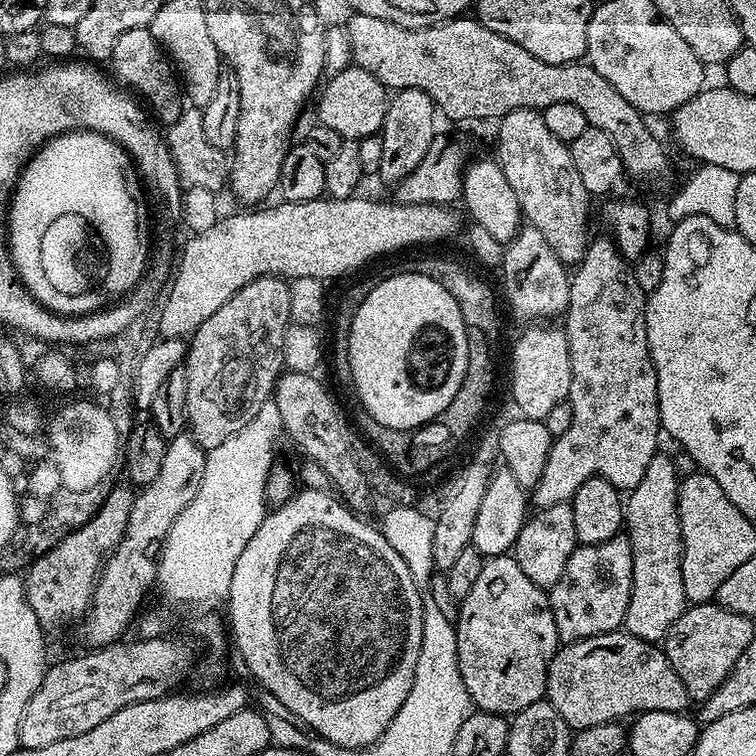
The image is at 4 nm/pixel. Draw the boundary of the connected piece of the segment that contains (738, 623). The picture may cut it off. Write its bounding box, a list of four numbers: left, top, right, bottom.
[662,602,754,702]

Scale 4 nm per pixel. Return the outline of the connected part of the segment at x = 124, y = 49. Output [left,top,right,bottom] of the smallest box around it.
[110,28,186,126]

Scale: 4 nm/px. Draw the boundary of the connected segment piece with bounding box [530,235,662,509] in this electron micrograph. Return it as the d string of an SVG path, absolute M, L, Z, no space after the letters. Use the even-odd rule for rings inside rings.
M607 235L589 243L579 264L570 276L568 311L562 317L562 327L568 339L568 353L572 367L572 381L568 401L574 410L574 422L566 434L555 437L546 458L546 470L531 489L530 500L537 509L558 506L571 501L572 496L591 476L601 476L614 487L630 490L642 482L650 458L657 455L656 443L662 437L658 410L658 382L648 349L644 306L646 293L634 278L632 264L616 248L616 241Z

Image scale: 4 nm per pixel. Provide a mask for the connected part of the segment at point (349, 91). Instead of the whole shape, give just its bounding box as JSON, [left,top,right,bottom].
[315,66,390,141]

